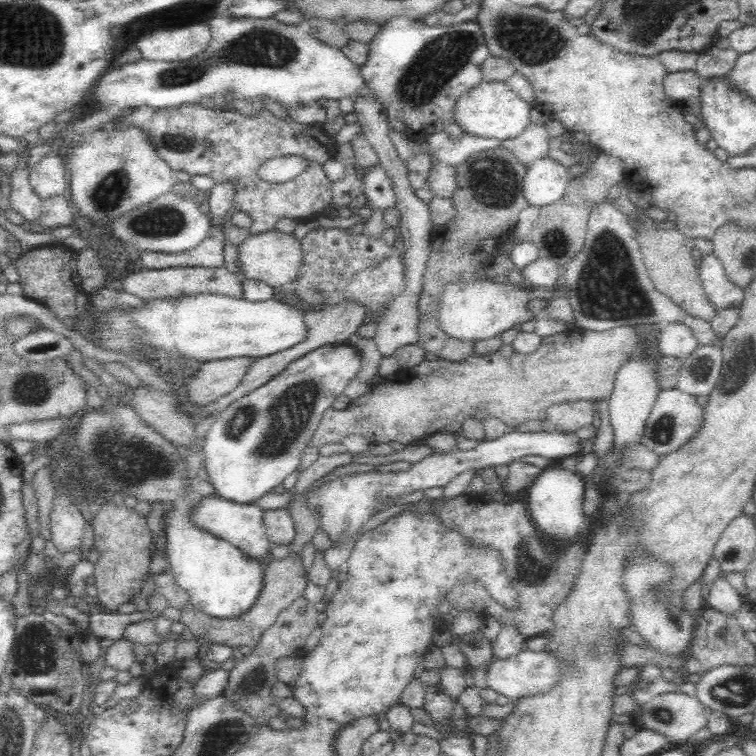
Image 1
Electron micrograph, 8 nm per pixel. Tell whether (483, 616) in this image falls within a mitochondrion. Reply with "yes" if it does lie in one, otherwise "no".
no

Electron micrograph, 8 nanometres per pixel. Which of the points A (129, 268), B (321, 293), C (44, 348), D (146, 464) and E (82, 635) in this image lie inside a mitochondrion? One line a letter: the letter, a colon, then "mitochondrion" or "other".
A: other
B: mitochondrion
C: other
D: mitochondrion
E: other

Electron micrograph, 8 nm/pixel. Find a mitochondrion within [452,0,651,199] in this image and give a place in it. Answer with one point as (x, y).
(531, 41)

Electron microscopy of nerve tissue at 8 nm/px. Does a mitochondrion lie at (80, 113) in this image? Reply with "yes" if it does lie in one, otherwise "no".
no

